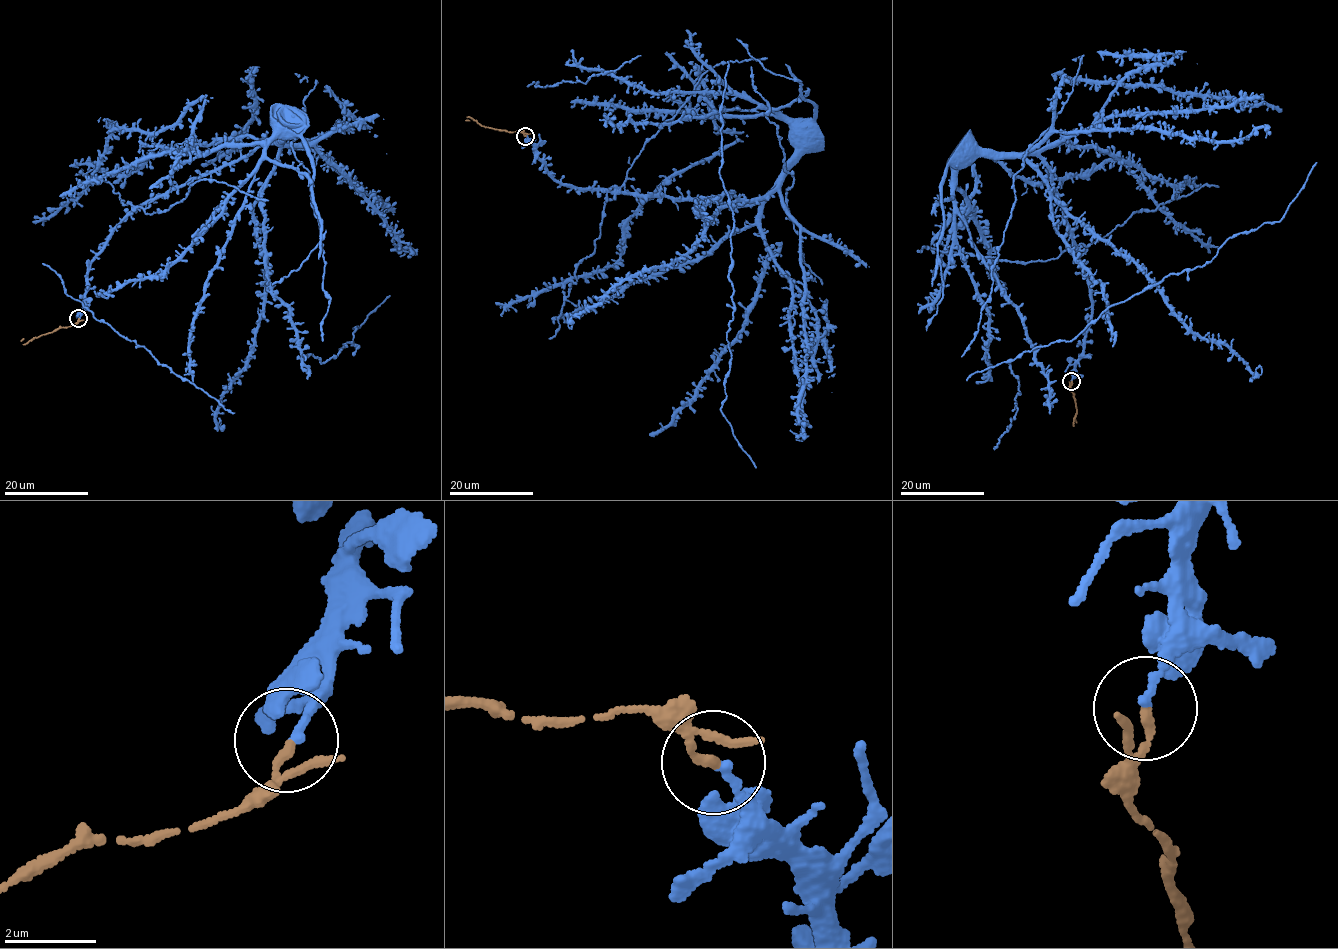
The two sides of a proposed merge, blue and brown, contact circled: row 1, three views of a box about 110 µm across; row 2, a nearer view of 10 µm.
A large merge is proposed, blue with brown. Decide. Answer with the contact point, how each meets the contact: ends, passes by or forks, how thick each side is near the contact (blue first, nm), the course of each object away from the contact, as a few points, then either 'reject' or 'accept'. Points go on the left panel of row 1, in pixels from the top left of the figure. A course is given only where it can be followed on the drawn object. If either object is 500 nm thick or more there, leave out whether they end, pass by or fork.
(78, 318) | blue ends | brown ends | 180/180 nm | blue via (79, 318), (88, 268), (132, 210), (252, 154), (284, 134), (280, 133) | brown via (79, 318), (74, 325), (59, 327), (25, 344), (22, 341), (24, 338) | reject

